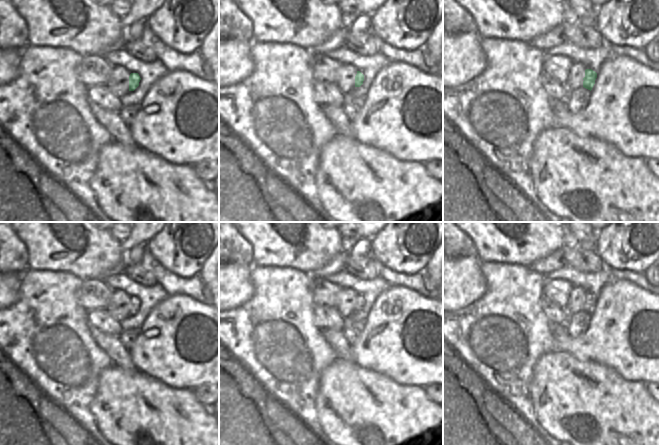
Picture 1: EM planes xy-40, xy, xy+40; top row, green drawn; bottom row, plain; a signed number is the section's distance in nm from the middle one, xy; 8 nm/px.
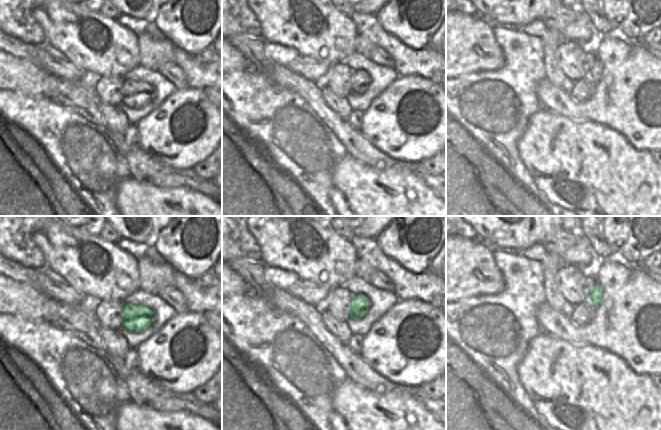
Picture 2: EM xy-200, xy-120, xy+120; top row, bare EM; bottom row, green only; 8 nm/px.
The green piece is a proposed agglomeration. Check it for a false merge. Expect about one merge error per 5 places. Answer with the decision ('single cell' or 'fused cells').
single cell

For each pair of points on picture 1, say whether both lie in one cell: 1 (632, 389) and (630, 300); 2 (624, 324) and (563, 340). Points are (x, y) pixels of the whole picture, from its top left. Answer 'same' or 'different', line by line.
1: different
2: same

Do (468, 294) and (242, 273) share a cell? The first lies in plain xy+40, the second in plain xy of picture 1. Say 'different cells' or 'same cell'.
same cell

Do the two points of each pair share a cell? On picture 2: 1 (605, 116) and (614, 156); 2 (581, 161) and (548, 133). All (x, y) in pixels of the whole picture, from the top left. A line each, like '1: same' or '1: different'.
1: different
2: same

